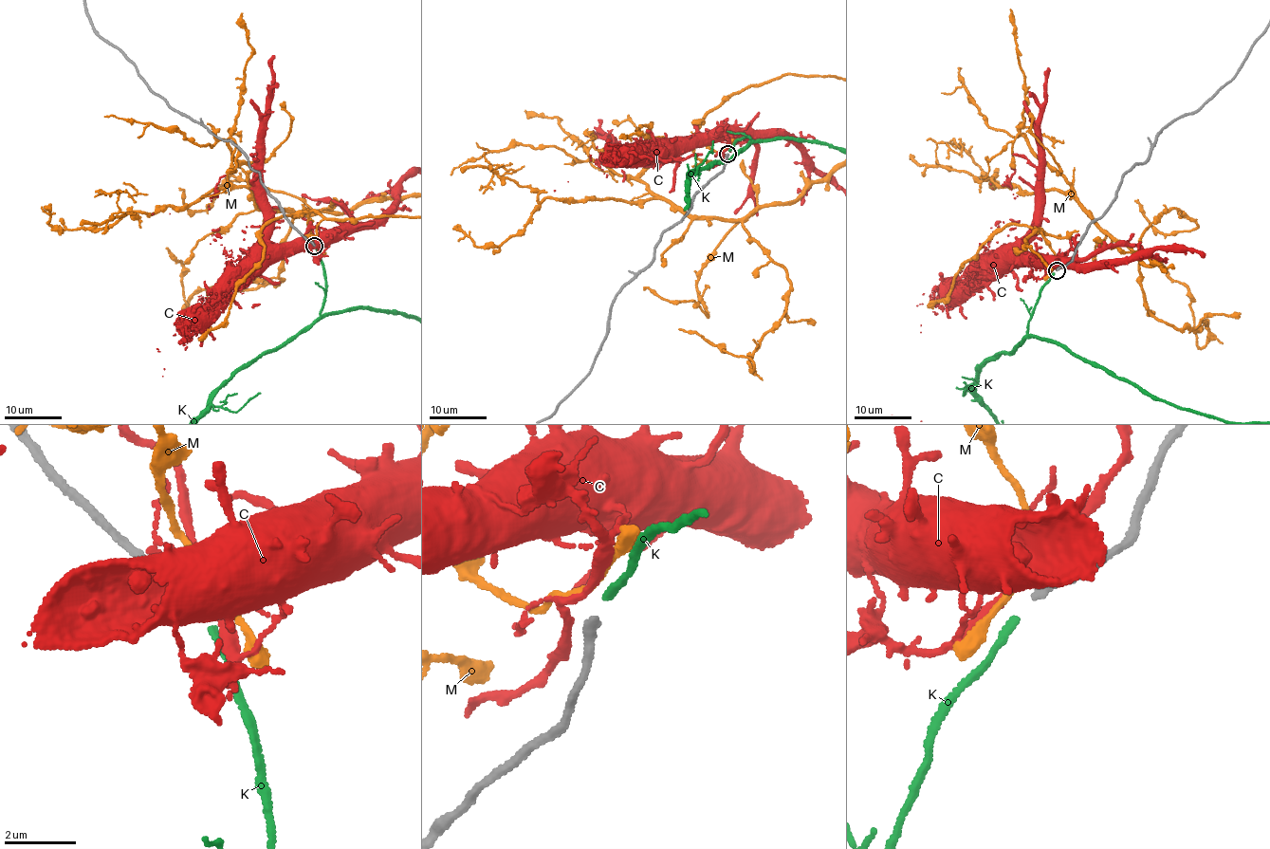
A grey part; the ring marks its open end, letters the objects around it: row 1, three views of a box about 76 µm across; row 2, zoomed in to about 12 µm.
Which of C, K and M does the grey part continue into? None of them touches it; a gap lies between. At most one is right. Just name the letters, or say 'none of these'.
K

